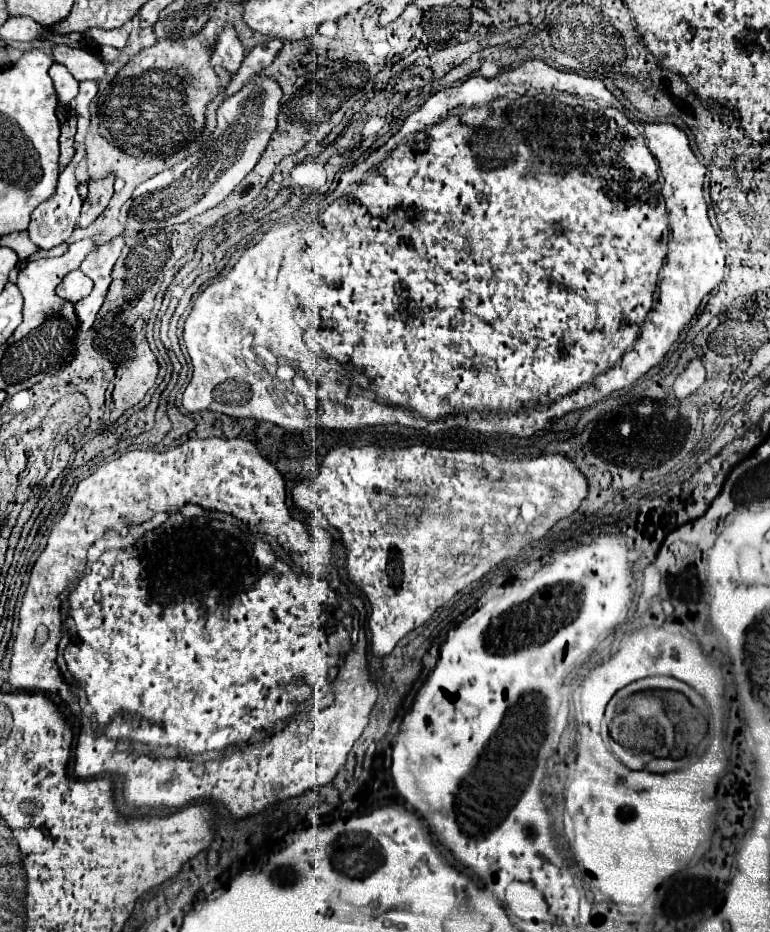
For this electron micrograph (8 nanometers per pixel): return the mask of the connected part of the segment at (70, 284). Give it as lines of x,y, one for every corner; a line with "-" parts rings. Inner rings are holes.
78,269
68,273
62,279
62,283
56,287
56,295
70,301
70,303
76,303
76,301
84,299
86,295
90,295
90,291
92,291
92,281

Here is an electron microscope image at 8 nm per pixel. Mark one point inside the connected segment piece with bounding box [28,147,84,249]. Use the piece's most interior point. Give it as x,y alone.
53,221

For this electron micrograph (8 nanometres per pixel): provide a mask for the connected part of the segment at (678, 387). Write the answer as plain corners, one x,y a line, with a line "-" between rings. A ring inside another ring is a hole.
694,359
694,361
690,361
690,363
686,365
686,369
676,377
676,381
674,381
674,395
676,395
678,399
684,399
684,397
688,397
690,393
698,391
704,381
706,381
704,365
702,365
698,359

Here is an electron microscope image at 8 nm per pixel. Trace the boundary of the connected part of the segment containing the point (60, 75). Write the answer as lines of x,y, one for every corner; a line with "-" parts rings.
54,63
50,67
50,77
54,81
58,101
62,105
68,105
78,95
78,81
70,75
70,71
66,67
60,67
58,63

